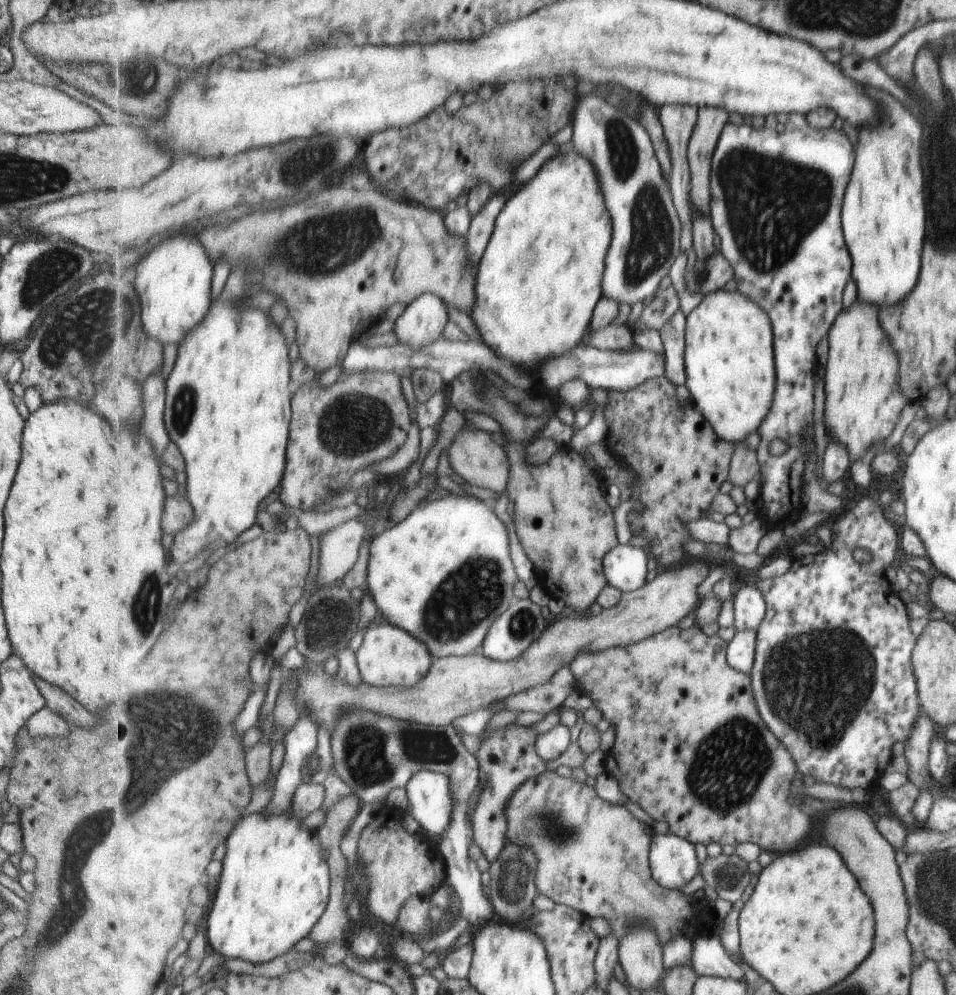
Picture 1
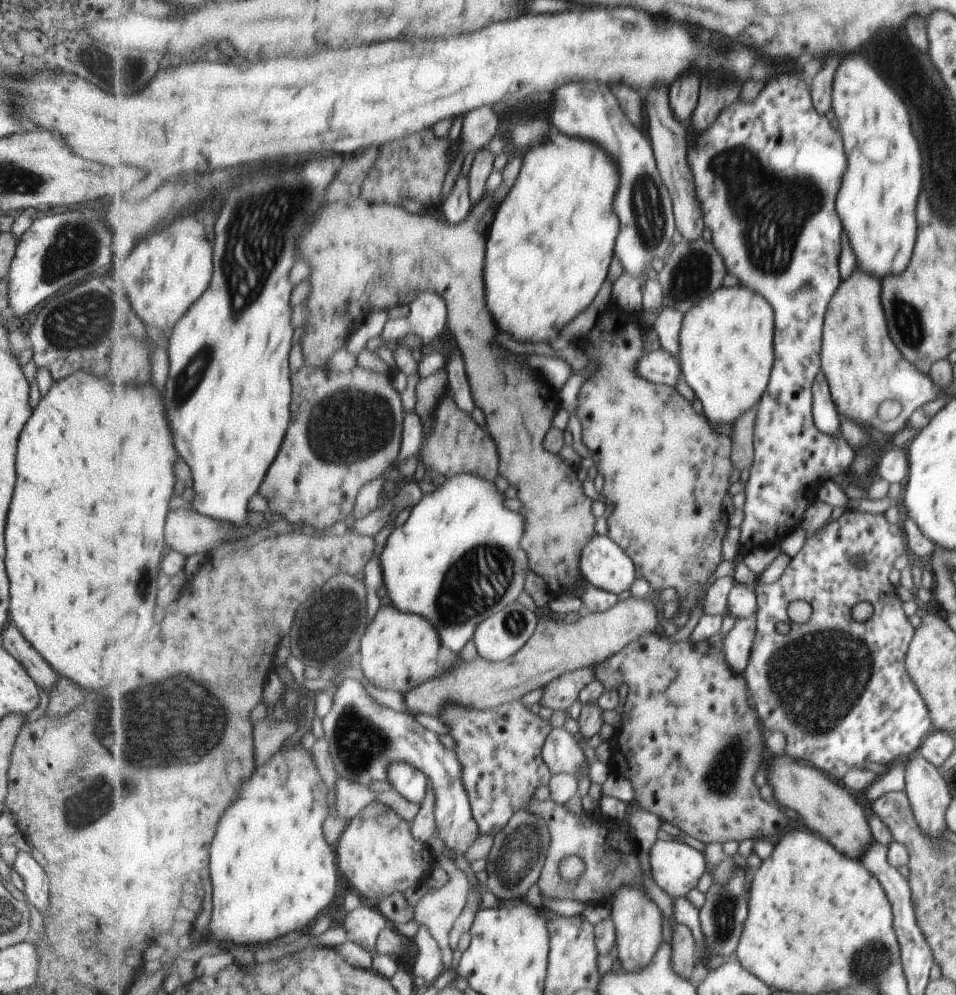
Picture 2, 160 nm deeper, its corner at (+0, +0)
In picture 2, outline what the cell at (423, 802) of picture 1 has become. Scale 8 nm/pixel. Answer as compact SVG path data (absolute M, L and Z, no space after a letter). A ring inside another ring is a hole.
M394 761L389 766L389 782L392 788L412 802L421 805L428 794L429 775L408 761Z

